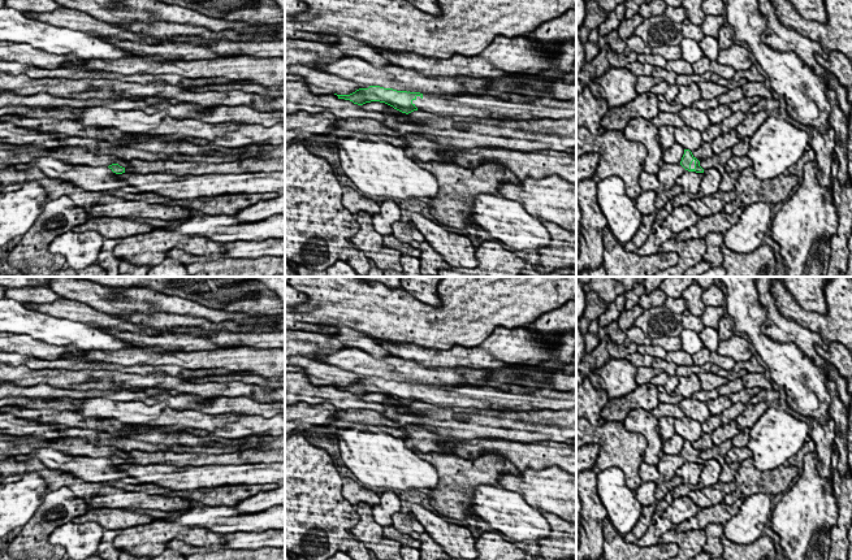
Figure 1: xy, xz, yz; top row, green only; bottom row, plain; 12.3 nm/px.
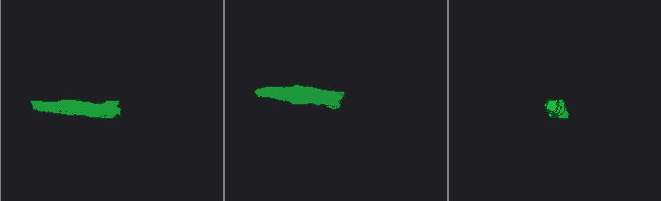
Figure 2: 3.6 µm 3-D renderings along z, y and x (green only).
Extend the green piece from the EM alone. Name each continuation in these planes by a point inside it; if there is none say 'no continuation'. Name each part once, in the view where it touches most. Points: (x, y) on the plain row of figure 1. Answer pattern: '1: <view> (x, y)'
1: xz (519, 399)

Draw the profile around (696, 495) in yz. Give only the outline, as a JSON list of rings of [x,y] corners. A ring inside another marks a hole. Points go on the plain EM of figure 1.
[[[713,486],[702,490],[691,490],[687,495],[699,508],[708,508],[723,502],[723,494]]]

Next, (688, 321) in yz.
[[[688,309],[683,312],[680,316],[683,329],[693,330],[697,334],[700,334],[704,330],[705,325],[701,317],[693,316]]]

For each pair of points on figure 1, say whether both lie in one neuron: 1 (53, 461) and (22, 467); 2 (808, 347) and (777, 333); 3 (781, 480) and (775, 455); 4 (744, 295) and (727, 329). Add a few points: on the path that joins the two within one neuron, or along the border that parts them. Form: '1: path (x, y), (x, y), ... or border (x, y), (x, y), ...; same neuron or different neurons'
1: border (13, 456), (38, 459), (47, 468), (69, 474); different neurons
2: path (800, 339), (794, 333), (785, 333); same neuron
3: border (751, 458), (760, 470), (782, 464); different neurons
4: border (730, 316), (735, 328); different neurons

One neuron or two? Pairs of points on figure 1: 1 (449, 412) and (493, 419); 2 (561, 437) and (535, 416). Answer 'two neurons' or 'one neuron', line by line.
1: one neuron
2: one neuron

